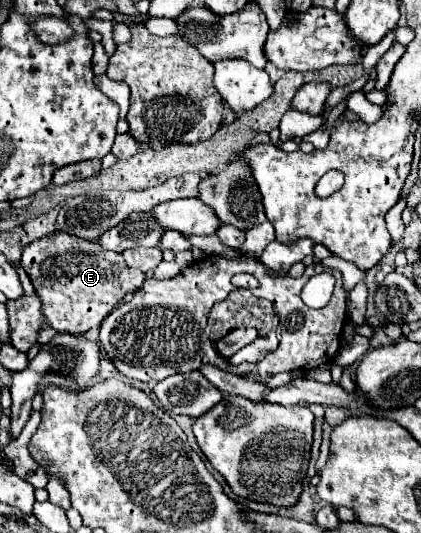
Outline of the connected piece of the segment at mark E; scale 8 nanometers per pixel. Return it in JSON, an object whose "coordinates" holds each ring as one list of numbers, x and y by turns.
{"coordinates":[[50,233,46,237,30,243,28,247,24,247,20,263,22,263,24,271,28,273,32,285,42,301,42,311,44,311,50,327,60,333,70,333,70,335,84,335,88,329,98,327,102,323,102,319,122,301,122,297,126,293,138,291,144,283,144,273,126,267,120,253,106,251,96,241,78,239,68,233]]}

